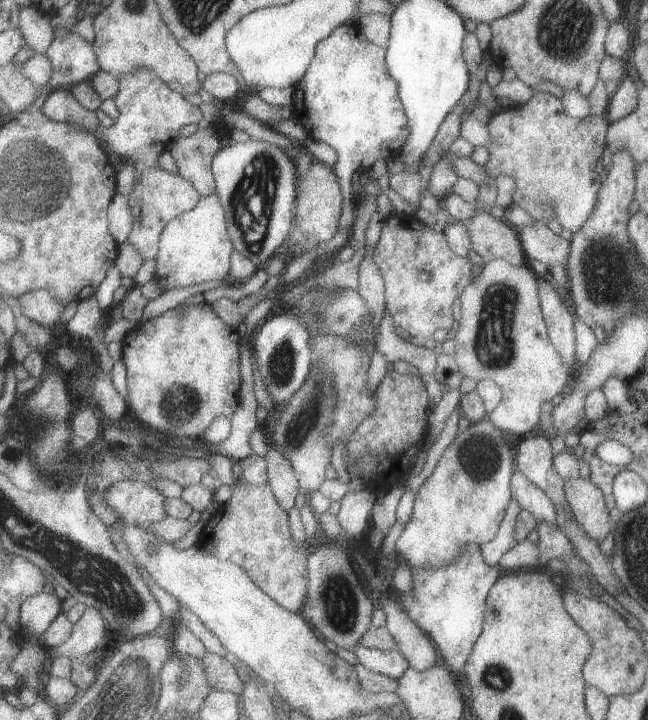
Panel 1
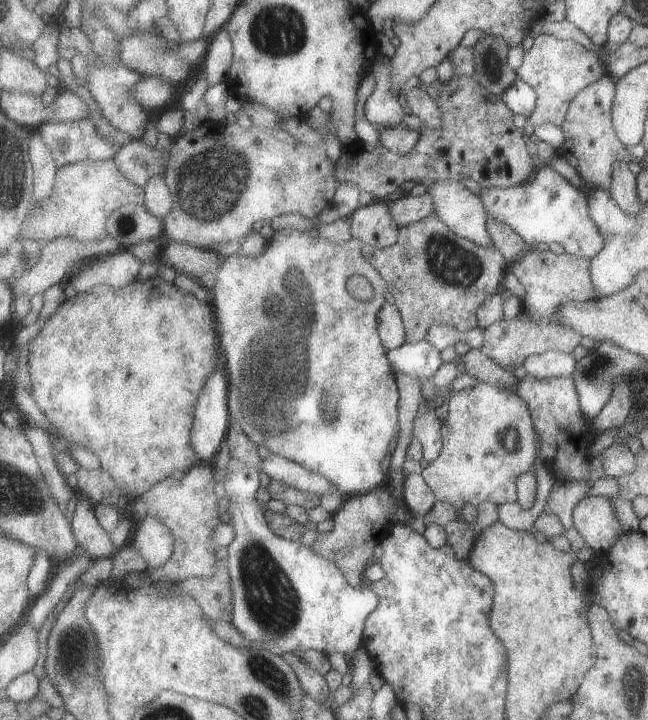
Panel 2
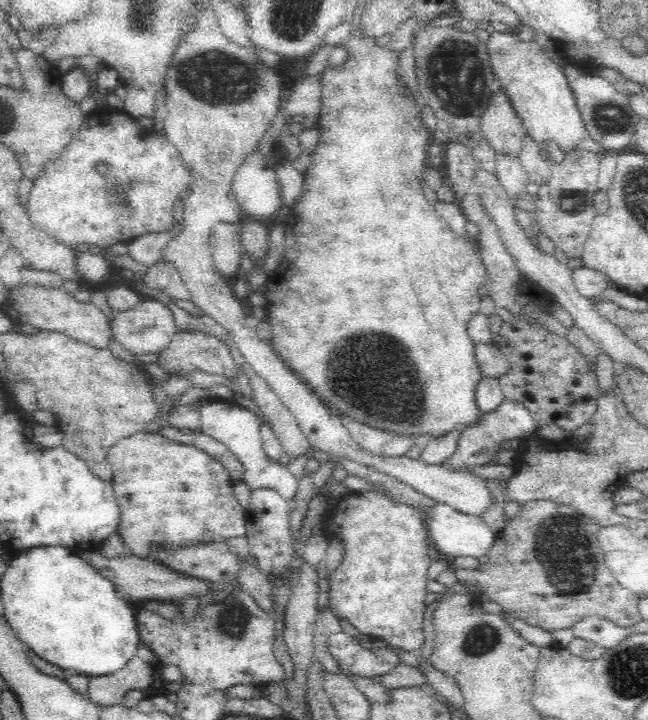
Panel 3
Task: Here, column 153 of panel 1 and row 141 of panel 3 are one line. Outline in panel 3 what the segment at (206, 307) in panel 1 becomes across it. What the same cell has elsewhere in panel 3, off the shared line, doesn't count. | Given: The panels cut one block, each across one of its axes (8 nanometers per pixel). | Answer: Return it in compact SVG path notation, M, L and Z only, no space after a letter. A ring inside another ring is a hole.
M352 30L350 36L338 44L346 48L348 58L342 66L328 68L322 74L322 106L318 114L318 130L320 130L320 142L312 152L312 162L308 170L304 172L304 190L298 198L298 202L290 208L288 220L286 220L286 242L288 250L282 258L280 268L274 276L268 278L266 286L266 318L272 328L272 338L268 338L268 344L272 350L282 358L282 362L294 370L294 374L328 406L336 412L340 418L350 418L352 422L358 422L362 426L380 430L384 434L400 436L400 438L414 438L418 444L424 446L426 436L440 438L454 430L468 430L472 426L478 426L484 414L480 412L476 404L476 388L478 382L484 378L478 360L476 360L476 344L468 336L468 322L476 314L480 314L482 296L478 296L478 288L484 288L488 282L488 268L484 266L484 260L480 258L478 246L474 242L466 242L458 238L452 228L442 220L442 216L436 212L436 206L430 204L424 196L422 188L422 176L424 170L430 164L428 156L428 144L432 132L426 130L422 122L422 106L424 102L416 102L412 96L404 94L404 88L398 84L396 76L396 60L398 54L380 48L374 44L376 38L368 38L362 30Z

